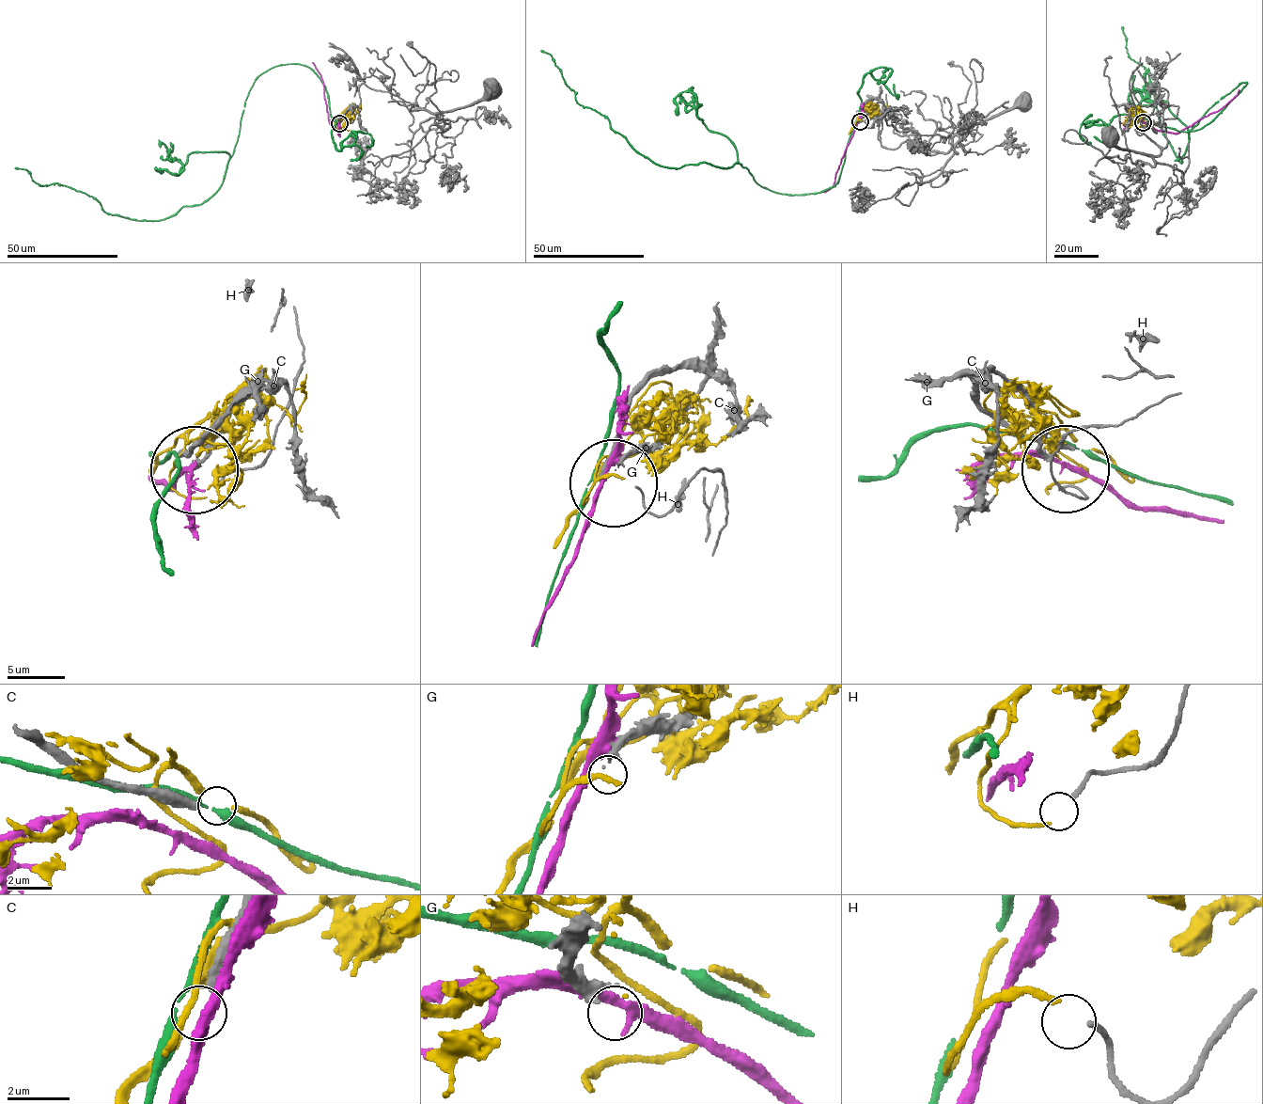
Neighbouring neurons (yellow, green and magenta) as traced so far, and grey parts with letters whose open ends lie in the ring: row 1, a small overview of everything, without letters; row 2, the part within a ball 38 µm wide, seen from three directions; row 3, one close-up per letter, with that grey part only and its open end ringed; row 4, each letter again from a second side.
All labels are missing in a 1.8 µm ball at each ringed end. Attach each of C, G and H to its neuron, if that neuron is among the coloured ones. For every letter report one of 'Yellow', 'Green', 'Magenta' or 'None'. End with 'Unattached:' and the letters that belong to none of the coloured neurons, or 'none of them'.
C: None
G: None
H: Yellow
Unattached: C, G

